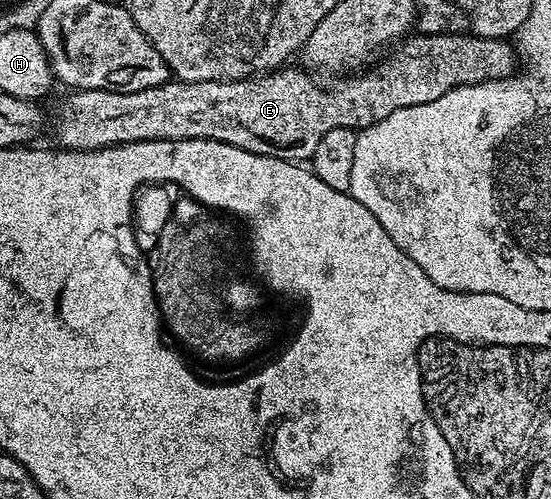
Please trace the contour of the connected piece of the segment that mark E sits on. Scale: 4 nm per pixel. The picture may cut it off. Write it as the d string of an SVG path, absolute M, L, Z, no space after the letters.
M470 31L410 35L397 47L391 48L377 63L371 64L361 75L351 76L346 79L351 81L346 81L335 89L321 89L310 78L313 76L309 72L301 68L290 69L291 67L279 67L261 75L246 77L243 81L171 79L164 85L135 93L75 89L67 92L67 97L54 109L54 137L58 140L55 142L63 149L106 149L109 145L123 145L133 141L208 139L223 141L232 147L252 151L256 155L306 163L316 151L320 139L324 139L328 131L336 131L336 127L364 130L369 125L380 123L380 119L388 119L388 115L392 115L392 111L400 111L400 107L432 103L432 99L440 99L440 95L448 95L448 91L461 85L475 85L512 77L519 65L520 58L515 46L506 39L475 37Z

